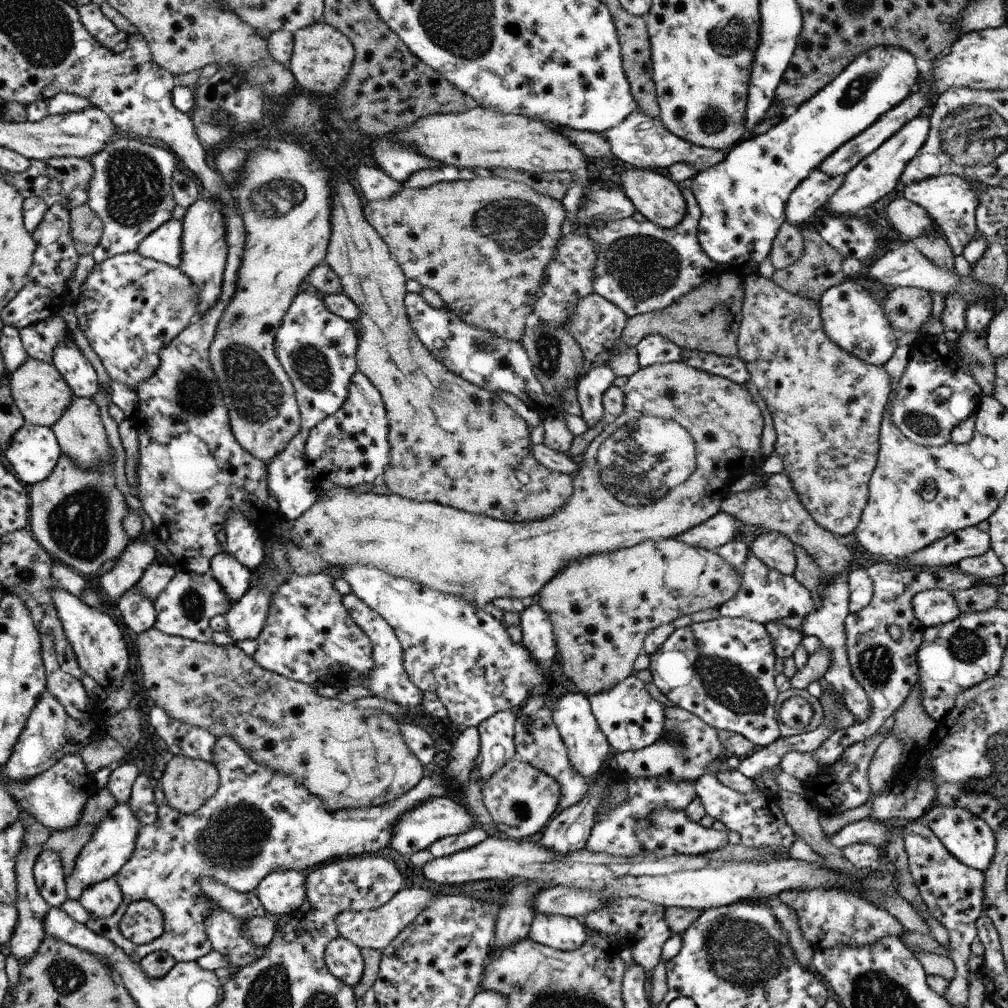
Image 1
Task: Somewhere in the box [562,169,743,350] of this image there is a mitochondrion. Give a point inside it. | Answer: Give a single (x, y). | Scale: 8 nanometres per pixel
(644, 269)

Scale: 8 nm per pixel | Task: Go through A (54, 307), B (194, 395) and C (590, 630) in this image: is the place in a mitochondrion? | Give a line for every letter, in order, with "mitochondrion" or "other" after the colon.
A: other
B: mitochondrion
C: other

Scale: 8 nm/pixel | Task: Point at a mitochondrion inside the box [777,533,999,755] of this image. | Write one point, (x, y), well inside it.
(970, 646)

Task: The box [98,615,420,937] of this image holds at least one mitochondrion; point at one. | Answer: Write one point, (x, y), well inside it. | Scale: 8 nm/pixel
(235, 836)

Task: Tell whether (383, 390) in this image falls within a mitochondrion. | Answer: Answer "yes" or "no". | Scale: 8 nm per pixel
no

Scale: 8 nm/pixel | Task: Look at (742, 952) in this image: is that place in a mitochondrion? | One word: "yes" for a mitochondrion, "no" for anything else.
yes

